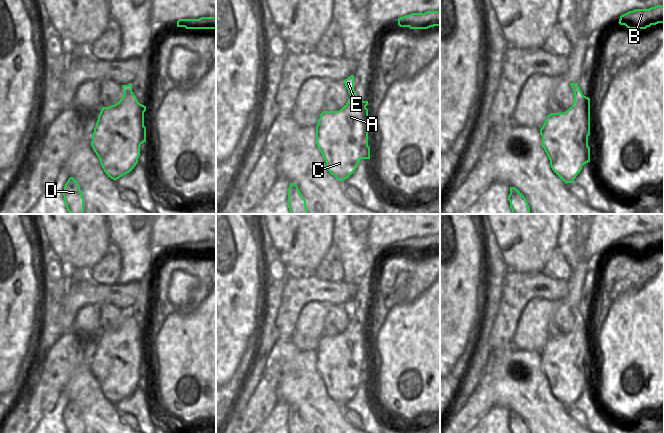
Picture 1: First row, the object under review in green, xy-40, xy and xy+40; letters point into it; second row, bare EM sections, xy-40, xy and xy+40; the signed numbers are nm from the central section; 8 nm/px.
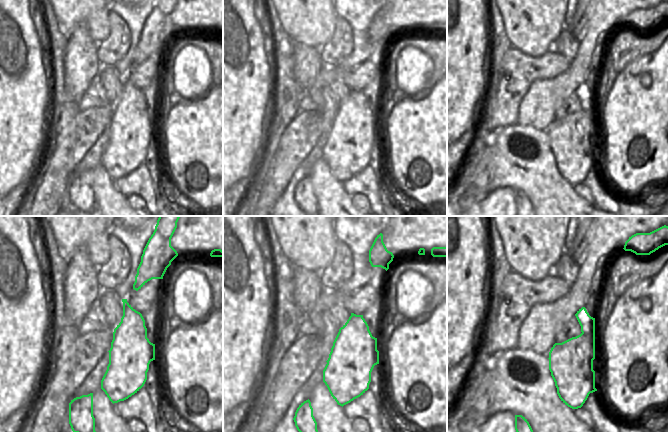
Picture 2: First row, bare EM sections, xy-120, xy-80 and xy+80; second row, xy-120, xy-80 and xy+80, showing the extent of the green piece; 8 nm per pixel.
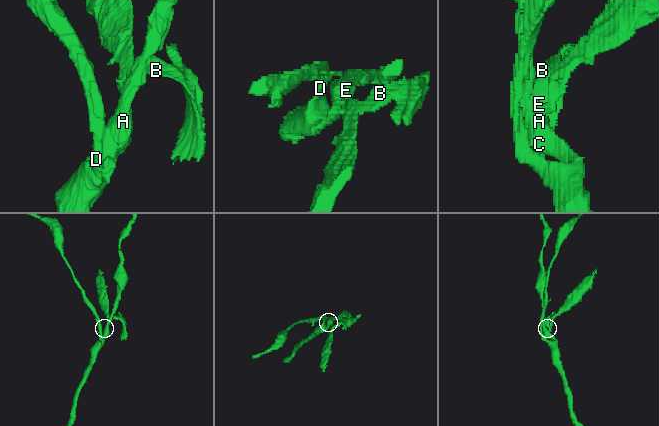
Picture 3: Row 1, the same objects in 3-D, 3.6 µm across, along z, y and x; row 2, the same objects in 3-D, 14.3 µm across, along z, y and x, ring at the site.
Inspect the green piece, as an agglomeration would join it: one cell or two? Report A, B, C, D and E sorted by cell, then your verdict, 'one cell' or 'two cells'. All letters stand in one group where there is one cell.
A C D / B E; two cells

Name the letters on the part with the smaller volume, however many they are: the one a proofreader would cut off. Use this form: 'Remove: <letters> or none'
Remove: B, E

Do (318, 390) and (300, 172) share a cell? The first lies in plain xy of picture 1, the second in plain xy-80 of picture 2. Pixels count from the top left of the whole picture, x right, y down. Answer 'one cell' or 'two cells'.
two cells

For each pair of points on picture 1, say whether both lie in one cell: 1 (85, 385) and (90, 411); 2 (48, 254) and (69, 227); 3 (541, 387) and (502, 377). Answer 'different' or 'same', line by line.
1: same
2: different
3: same

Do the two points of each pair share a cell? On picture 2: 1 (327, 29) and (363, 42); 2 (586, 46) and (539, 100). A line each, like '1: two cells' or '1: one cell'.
1: two cells
2: one cell

